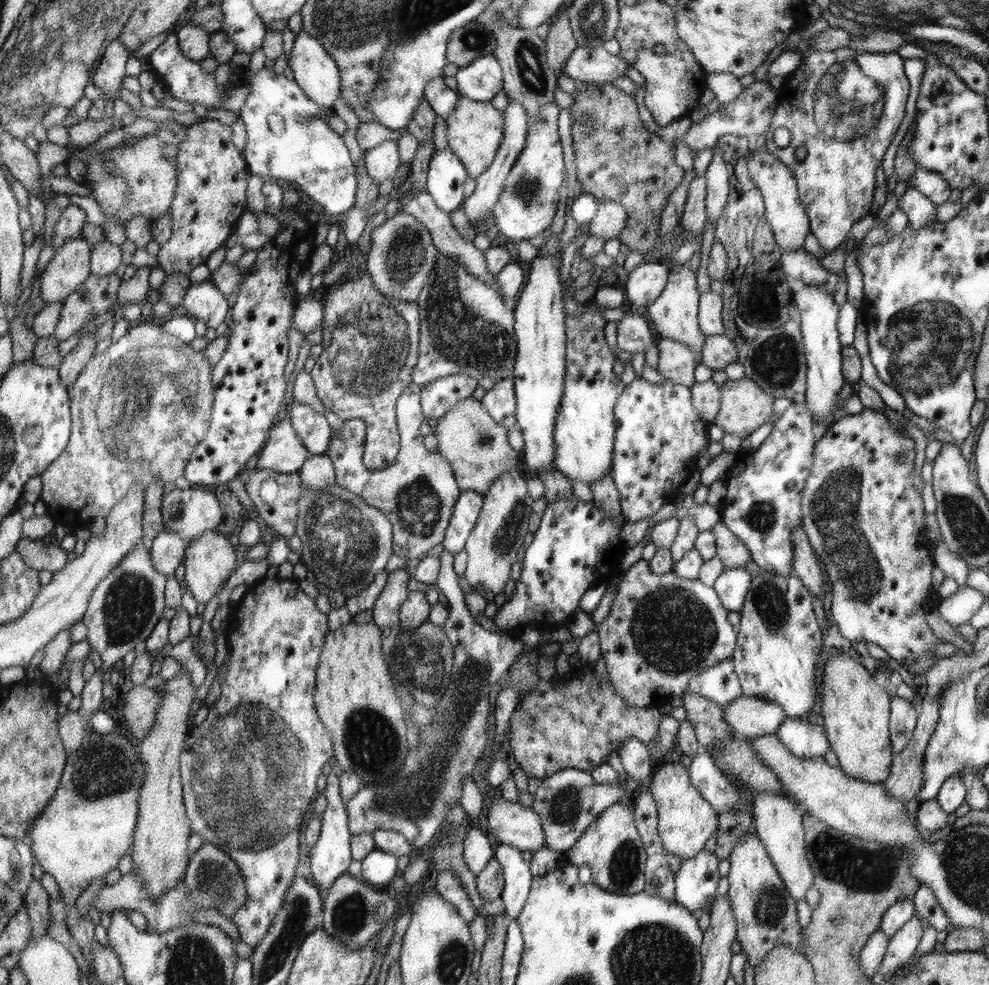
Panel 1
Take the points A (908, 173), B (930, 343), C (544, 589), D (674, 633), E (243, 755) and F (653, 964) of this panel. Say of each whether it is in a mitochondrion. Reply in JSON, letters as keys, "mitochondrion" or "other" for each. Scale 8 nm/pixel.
{"A":"other","B":"mitochondrion","C":"other","D":"mitochondrion","E":"mitochondrion","F":"mitochondrion"}

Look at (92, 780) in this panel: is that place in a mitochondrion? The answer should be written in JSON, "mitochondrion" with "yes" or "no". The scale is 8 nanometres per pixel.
{"mitochondrion":"yes"}

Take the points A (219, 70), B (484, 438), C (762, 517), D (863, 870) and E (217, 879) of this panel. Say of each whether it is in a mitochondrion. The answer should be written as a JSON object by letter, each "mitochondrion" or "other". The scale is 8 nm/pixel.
{"A":"other","B":"mitochondrion","C":"mitochondrion","D":"mitochondrion","E":"mitochondrion"}

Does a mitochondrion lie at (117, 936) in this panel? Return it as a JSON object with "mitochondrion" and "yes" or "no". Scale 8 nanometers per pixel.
{"mitochondrion":"no"}

